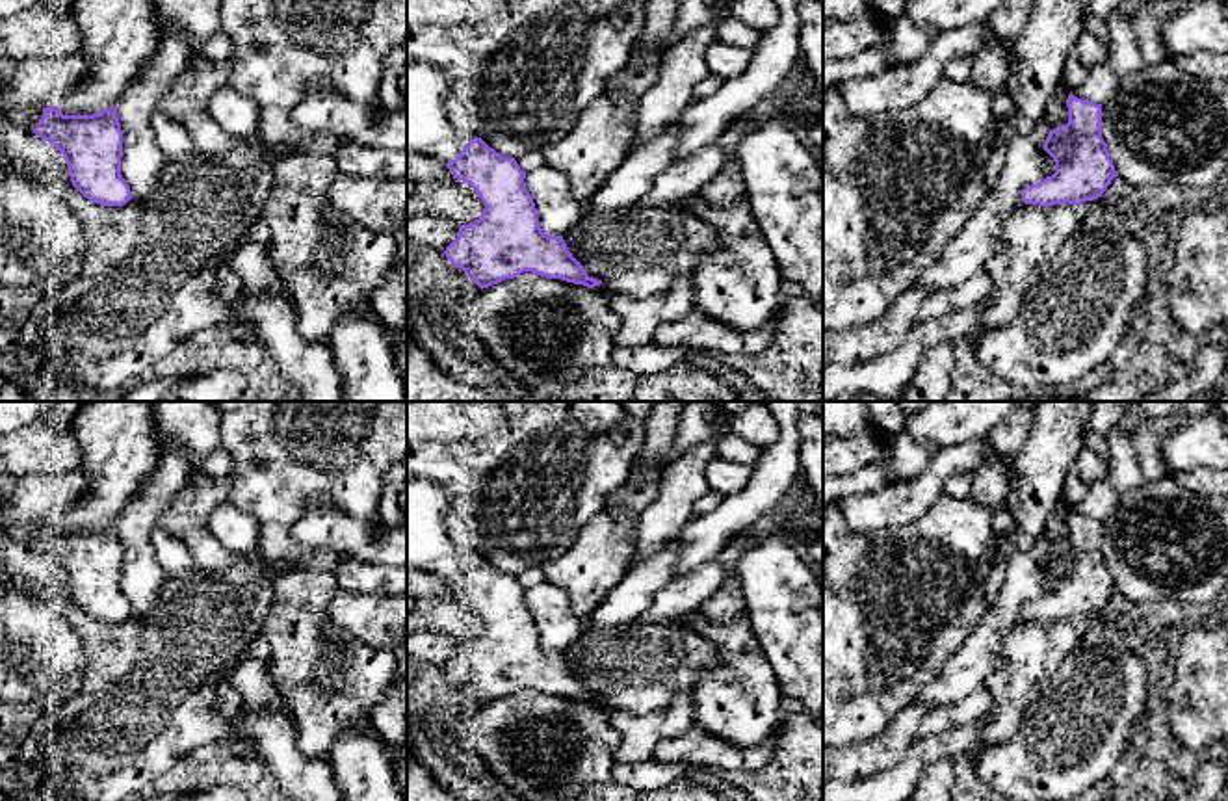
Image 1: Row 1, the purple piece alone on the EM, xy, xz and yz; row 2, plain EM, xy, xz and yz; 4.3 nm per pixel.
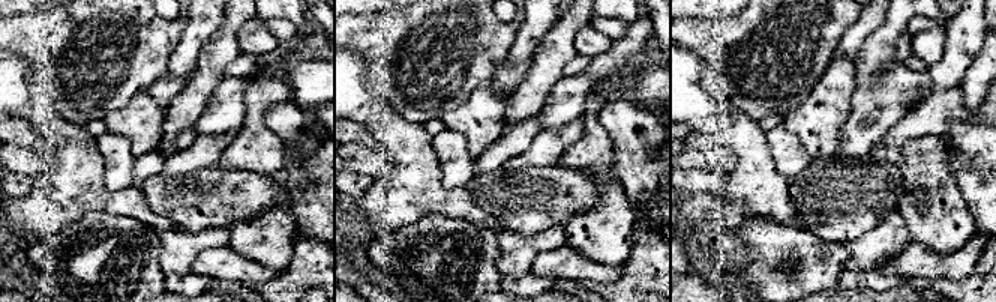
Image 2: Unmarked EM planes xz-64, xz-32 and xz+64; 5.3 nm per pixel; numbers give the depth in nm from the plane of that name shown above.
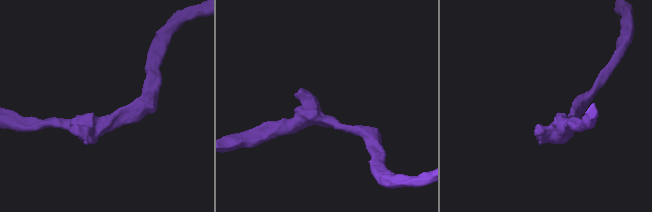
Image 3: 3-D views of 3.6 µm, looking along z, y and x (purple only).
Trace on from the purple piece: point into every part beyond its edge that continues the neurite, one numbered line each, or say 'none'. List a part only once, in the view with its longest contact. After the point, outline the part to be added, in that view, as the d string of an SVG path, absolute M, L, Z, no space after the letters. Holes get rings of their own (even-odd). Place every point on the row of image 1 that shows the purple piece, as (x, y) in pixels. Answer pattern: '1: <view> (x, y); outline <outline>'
1: xz (439, 127); outline M407 59L407 152L448 165L474 138L479 132L444 72Z

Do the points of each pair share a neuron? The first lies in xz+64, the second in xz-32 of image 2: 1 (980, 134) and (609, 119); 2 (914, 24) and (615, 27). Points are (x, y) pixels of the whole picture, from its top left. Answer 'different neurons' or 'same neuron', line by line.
1: same neuron
2: same neuron

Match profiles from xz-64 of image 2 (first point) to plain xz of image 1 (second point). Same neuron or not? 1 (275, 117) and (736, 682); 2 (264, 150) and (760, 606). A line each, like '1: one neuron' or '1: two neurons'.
1: two neurons
2: two neurons

